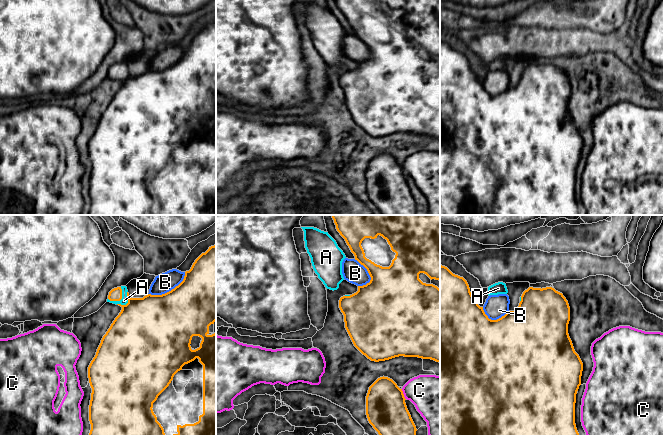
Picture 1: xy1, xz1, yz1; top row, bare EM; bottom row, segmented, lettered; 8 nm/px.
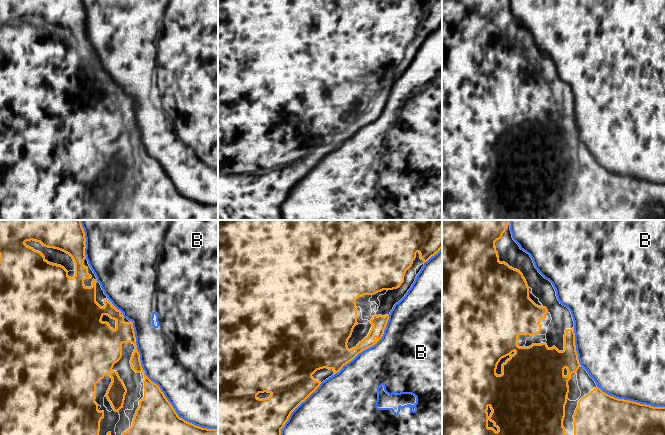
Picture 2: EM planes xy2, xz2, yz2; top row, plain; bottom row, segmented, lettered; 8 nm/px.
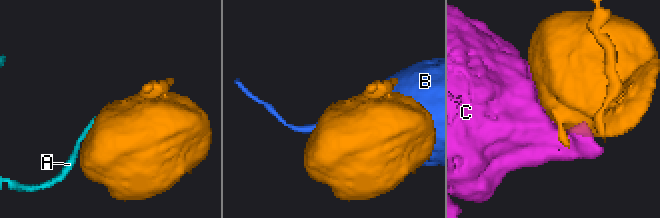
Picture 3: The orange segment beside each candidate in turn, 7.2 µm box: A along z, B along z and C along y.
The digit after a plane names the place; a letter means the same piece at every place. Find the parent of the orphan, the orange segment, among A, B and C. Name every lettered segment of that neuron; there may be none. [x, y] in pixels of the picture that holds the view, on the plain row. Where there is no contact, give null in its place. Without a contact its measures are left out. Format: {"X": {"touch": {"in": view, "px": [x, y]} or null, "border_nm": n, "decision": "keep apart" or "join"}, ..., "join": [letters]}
{"A": {"touch": {"in": "xy1", "px": [121, 74]}, "border_nm": 150, "decision": "join"}, "B": {"touch": {"in": "xy2", "px": [176, 189]}, "border_nm": 750, "decision": "keep apart"}, "C": {"touch": {"in": "xz1", "px": [403, 170]}, "border_nm": 90, "decision": "keep apart"}, "join": ["A"]}

